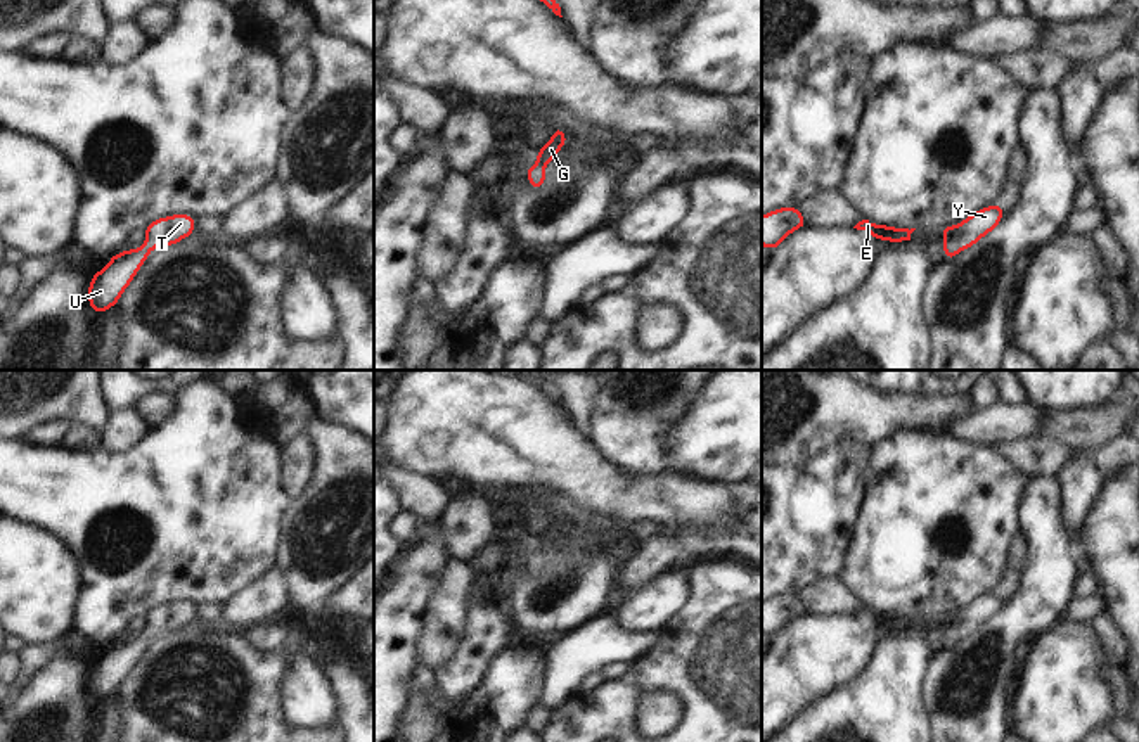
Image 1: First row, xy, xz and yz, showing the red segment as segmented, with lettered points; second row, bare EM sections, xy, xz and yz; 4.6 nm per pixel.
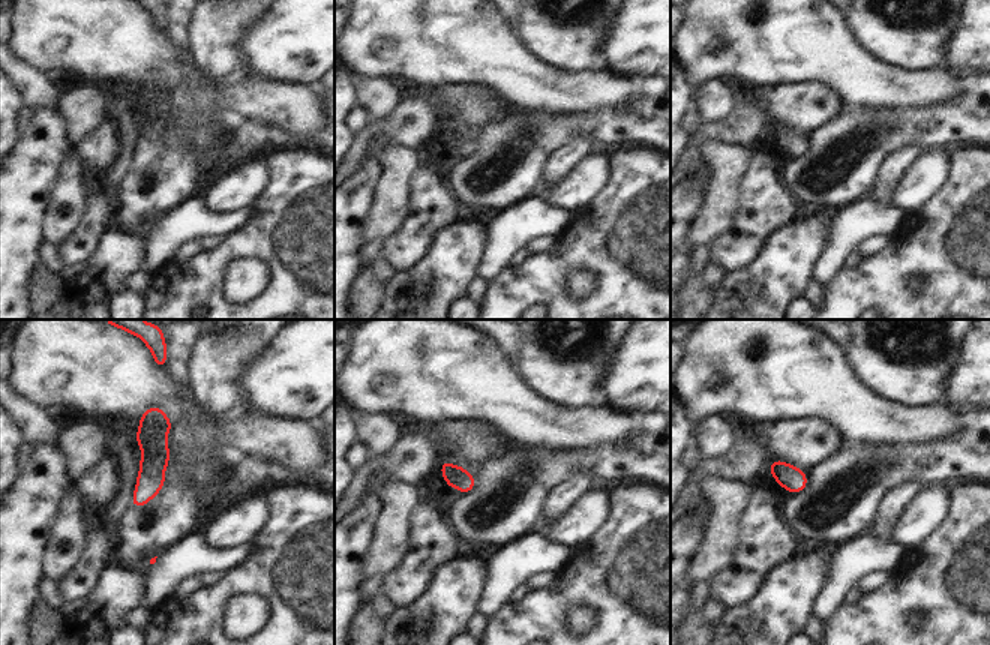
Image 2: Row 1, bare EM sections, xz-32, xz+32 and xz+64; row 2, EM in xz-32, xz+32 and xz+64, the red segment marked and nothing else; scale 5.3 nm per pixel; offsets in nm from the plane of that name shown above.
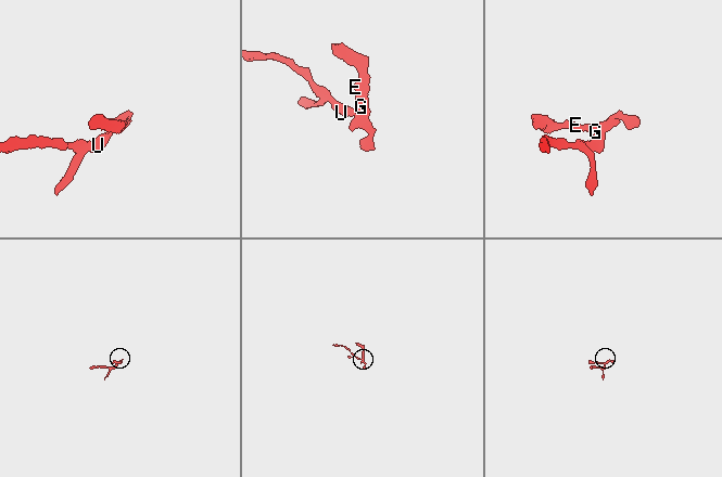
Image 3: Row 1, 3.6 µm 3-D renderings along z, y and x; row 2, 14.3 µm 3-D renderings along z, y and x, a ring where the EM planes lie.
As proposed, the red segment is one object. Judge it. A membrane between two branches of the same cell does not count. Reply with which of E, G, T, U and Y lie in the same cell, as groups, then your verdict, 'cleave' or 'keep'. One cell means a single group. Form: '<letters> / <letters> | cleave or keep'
E G T U Y | keep

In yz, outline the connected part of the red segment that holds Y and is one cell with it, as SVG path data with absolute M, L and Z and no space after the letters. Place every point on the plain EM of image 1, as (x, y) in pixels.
M992 592L990 595L978 597L964 609L954 614L938 616L943 621L943 643L954 647L959 638L969 636L983 623L990 621L1002 607L1004 595Z

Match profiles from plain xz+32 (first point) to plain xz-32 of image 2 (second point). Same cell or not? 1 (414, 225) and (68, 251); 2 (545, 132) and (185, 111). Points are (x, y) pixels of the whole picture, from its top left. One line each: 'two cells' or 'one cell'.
1: one cell
2: two cells

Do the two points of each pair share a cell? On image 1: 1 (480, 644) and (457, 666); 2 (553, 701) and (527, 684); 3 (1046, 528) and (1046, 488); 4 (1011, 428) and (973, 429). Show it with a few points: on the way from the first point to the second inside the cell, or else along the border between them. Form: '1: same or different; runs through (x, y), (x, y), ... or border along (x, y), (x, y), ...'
1: same; runs through (475, 647), (463, 661)
2: different; border along (546, 652), (544, 690), (537, 701)
3: same; runs through (1042, 518), (1042, 498)
4: same; runs through (1003, 428), (982, 428)

